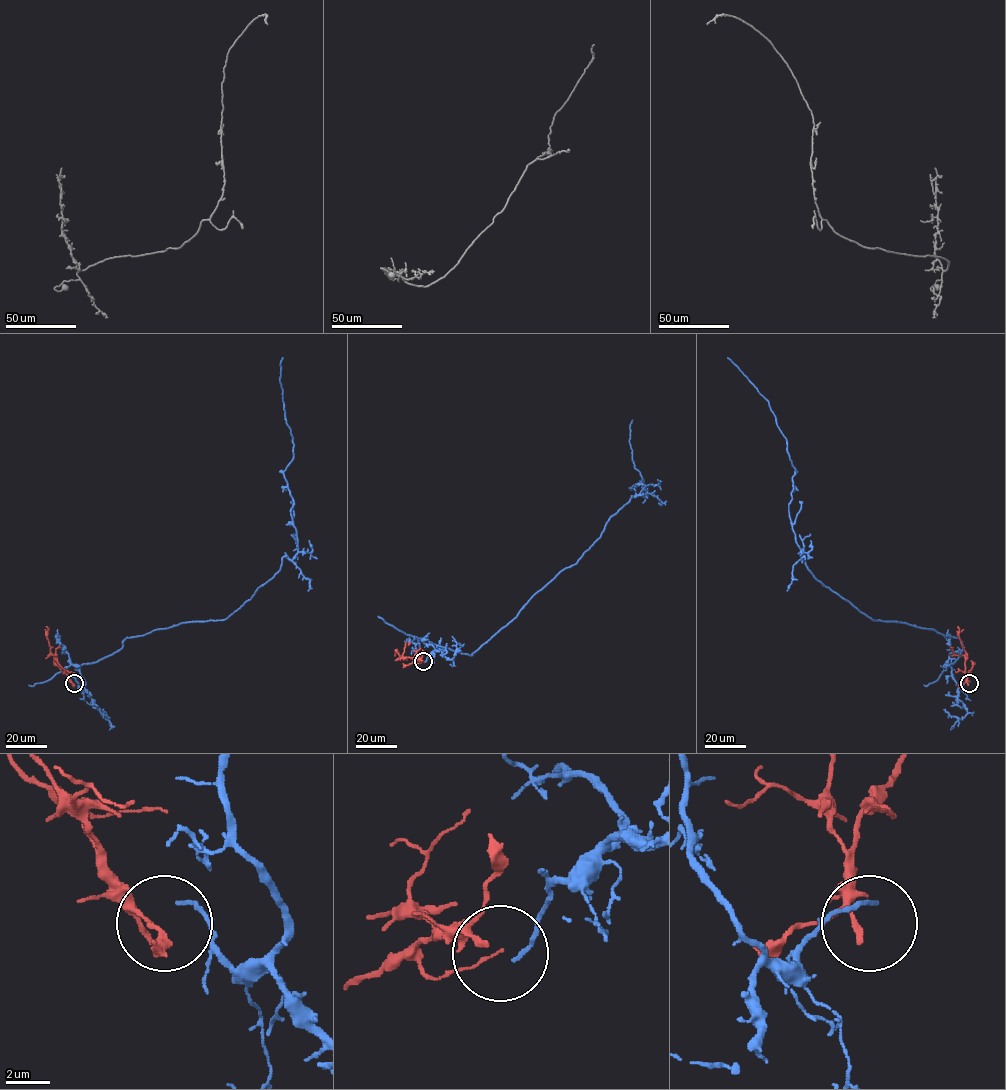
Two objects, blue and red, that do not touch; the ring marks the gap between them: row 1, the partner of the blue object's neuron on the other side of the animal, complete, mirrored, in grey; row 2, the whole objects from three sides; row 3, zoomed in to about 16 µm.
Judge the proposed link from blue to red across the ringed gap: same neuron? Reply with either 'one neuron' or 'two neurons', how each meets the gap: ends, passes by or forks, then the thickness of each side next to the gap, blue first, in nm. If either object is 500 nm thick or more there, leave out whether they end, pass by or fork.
two neurons; blue ends there; red ends there; 190 nm thick on the blue side, 240 nm on the other

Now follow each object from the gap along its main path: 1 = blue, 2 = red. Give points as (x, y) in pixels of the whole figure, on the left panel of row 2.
1: (75, 681), (83, 687), (79, 667), (128, 637), (225, 619), (282, 558), (293, 558), (283, 357)
2: (73, 684), (51, 653), (46, 626)

